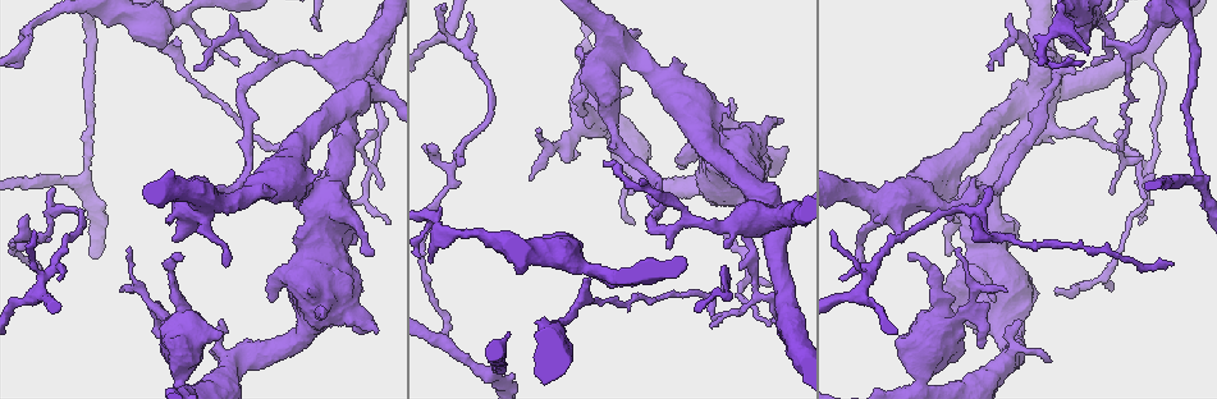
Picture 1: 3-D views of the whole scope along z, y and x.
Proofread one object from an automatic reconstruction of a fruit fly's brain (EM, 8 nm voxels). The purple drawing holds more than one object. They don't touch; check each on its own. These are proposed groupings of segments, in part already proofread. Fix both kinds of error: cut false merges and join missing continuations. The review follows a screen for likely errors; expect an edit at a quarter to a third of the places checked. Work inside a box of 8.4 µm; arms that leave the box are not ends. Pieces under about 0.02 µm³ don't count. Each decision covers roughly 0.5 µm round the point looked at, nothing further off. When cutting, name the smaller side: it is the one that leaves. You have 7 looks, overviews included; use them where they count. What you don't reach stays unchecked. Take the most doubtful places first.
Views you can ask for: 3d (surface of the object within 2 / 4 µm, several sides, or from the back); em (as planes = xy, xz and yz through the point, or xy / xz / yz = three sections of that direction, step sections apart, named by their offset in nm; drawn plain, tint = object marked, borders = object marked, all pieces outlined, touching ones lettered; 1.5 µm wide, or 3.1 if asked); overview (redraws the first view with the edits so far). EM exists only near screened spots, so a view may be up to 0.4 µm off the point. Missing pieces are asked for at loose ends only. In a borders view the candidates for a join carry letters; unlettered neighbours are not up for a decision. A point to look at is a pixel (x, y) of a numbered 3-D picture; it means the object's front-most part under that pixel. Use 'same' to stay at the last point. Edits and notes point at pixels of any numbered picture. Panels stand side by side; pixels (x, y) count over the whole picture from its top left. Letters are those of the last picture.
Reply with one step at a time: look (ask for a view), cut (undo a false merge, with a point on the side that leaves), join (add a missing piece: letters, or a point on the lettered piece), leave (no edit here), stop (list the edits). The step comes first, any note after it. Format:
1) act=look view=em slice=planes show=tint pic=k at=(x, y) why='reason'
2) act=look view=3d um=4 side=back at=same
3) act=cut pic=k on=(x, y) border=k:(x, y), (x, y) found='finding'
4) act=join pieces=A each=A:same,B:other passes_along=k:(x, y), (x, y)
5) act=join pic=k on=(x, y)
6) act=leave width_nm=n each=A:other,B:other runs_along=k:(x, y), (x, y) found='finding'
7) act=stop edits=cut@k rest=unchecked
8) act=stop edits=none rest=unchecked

act=look view=3d um=4 pic=1 at=(539, 131) why='thin end'

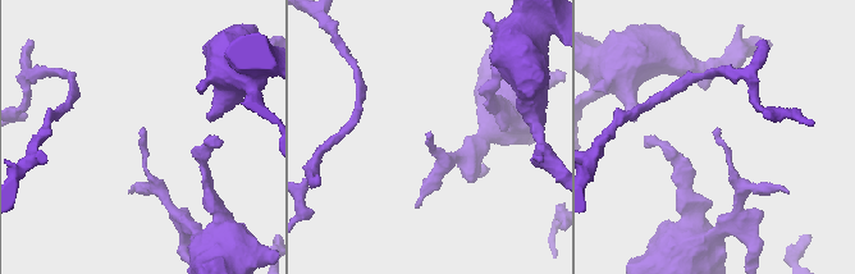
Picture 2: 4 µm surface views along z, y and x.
act=look view=em slice=planes show=borders pic=2 at=(428, 136)

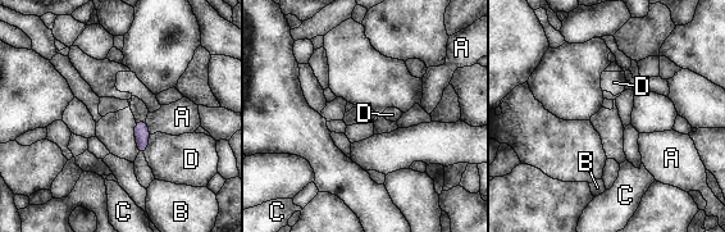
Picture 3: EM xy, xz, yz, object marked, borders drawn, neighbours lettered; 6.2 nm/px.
act=leave each=A:other,B:other,C:other,D:other found='none of them fits'

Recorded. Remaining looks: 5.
act=look view=em slice=planes show=plain pic=1 at=(980, 348) why='branch stops here'

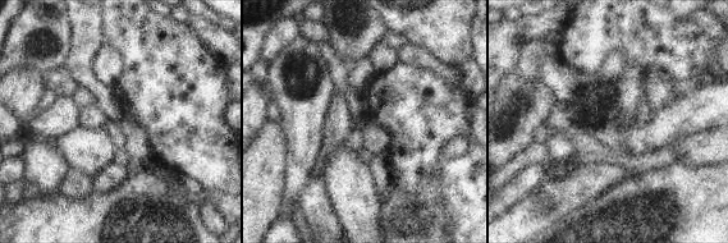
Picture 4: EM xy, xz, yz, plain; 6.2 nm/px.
act=look view=em slice=planes show=borders at=same why='see the neighbours'

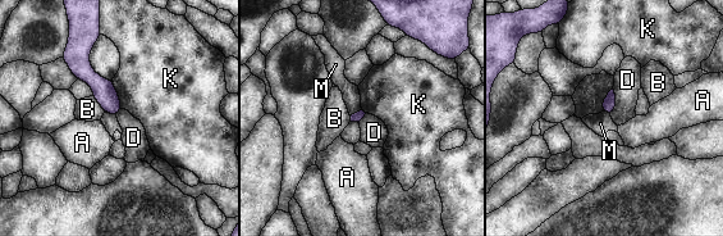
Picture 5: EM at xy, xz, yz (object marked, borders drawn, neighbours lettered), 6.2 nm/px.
act=leave longest_contact=K:200nm each=A:other,B:other,D:other,K:other,M:other runs_along=5:(68, 55), (104, 91), (114, 110) found='none of them fits'

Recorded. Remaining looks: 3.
act=look view=3d um=4 pic=1 at=(841, 278) why='an open end'

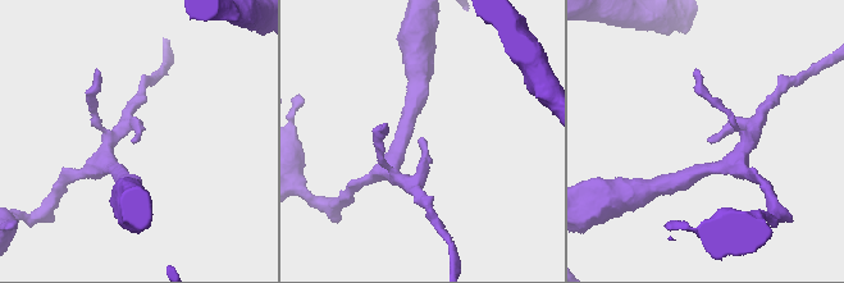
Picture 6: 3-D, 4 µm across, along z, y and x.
act=look view=em slice=planes show=borders pic=6 at=(138, 141)

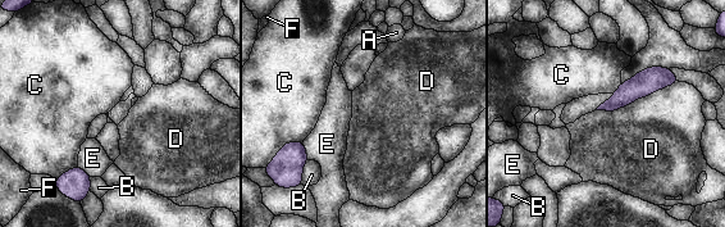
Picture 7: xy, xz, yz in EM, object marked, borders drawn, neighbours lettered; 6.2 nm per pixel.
act=leave longest_contact=D:550nm each=A:other,B:other,C:other,D:other,E:other,F:other runs_along=7:(674, 80), (650, 80), (603, 107) found='none of them fits'

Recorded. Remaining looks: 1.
act=stop edits=none rest=unchecked

